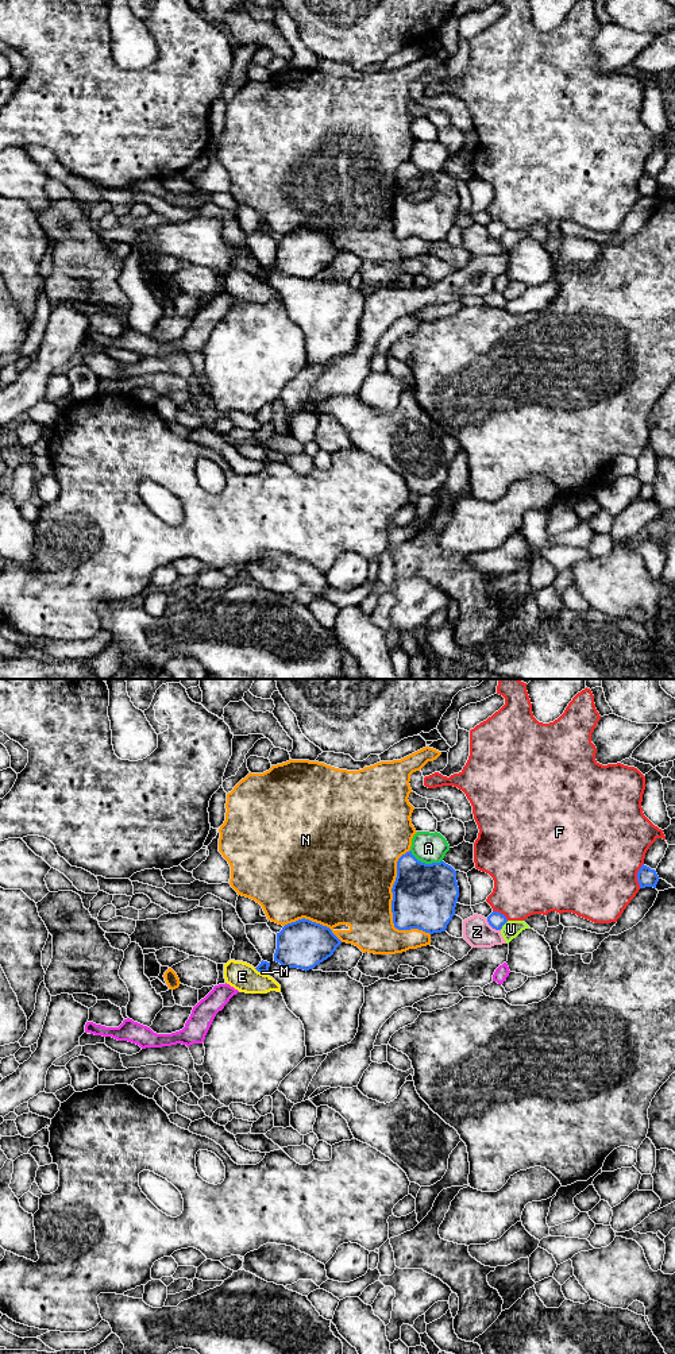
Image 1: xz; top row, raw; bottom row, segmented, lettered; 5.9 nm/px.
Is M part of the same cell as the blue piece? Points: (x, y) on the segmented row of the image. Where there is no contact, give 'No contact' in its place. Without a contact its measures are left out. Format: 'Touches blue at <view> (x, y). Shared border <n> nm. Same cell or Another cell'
Touches blue at xz (263, 971). Shared border 40 nm. Another cell

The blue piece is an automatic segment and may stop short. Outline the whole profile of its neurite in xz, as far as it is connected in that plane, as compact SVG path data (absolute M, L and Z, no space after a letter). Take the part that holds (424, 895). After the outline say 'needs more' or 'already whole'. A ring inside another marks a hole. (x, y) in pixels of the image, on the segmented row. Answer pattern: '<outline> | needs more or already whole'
M409 850L397 861L392 892L396 929L441 933L455 915L459 898L456 871L444 861L421 863Z | already whole

